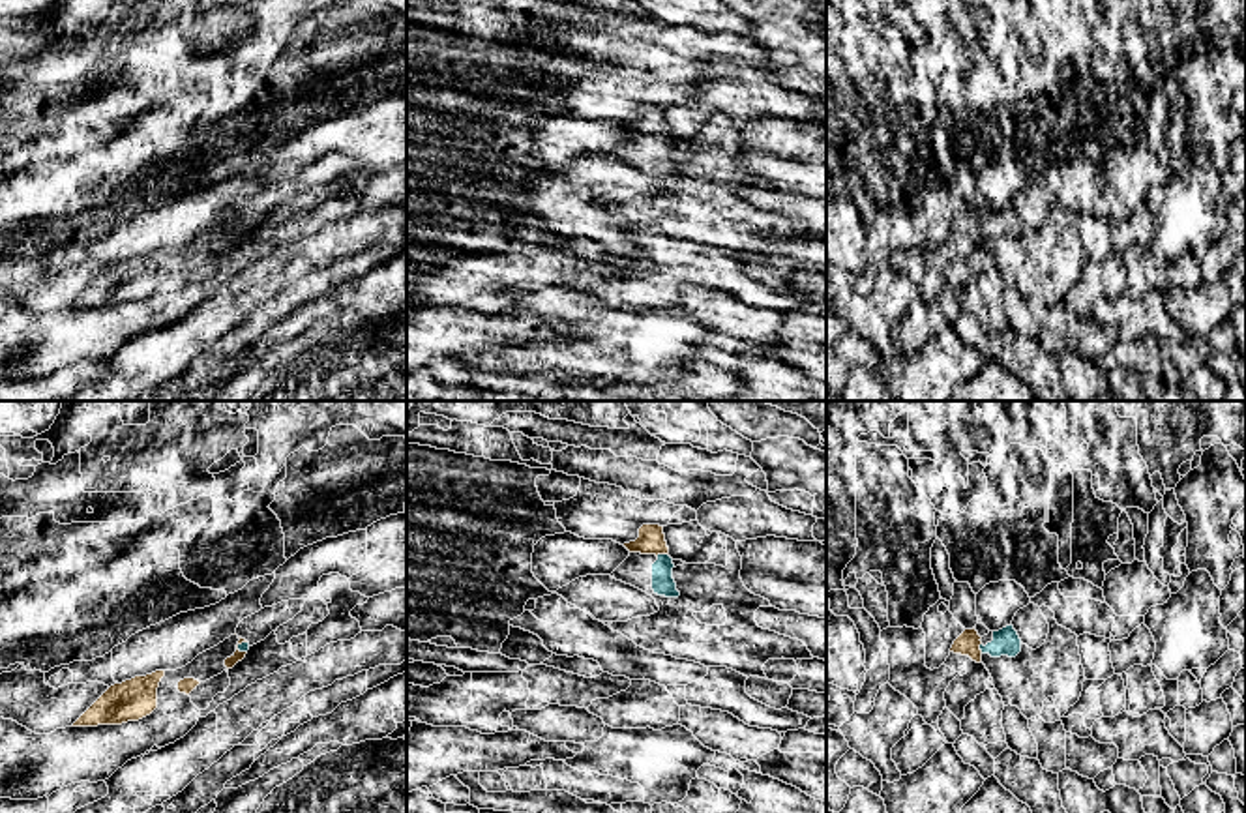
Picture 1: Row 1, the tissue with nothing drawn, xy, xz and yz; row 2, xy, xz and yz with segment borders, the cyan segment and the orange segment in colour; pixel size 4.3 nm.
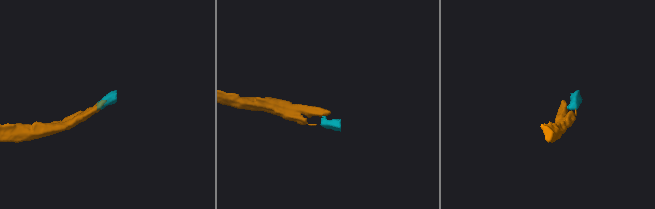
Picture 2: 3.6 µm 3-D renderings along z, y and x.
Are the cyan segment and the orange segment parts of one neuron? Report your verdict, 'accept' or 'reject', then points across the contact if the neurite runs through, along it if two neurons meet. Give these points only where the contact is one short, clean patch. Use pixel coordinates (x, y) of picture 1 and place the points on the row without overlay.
accept; runs through xz (662, 150), (662, 135), (651, 120)

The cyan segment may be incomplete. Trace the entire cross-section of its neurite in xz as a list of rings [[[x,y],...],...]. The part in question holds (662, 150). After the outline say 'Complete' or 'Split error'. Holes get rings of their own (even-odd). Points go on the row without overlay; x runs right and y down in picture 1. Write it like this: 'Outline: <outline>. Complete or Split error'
Outline: [[[643,105],[635,122],[624,124],[630,133],[656,135],[652,144],[652,170],[658,176],[678,178],[676,163],[673,159],[673,139],[665,122],[663,107]]]. Split error

